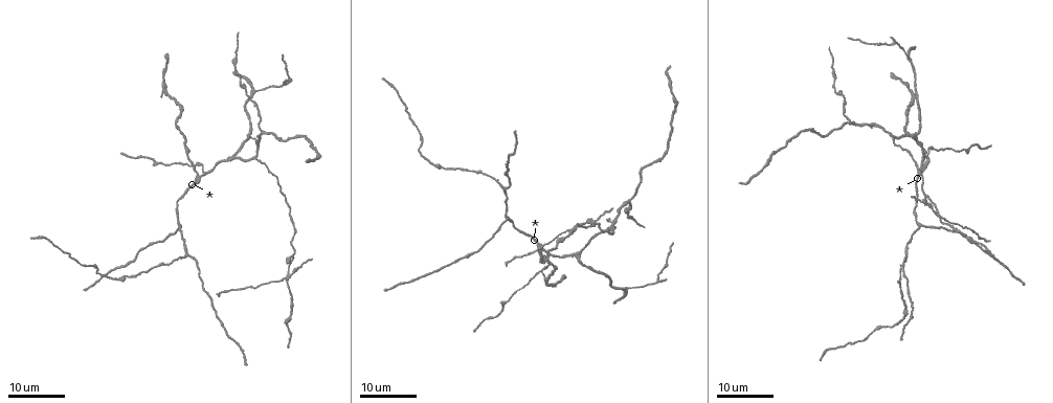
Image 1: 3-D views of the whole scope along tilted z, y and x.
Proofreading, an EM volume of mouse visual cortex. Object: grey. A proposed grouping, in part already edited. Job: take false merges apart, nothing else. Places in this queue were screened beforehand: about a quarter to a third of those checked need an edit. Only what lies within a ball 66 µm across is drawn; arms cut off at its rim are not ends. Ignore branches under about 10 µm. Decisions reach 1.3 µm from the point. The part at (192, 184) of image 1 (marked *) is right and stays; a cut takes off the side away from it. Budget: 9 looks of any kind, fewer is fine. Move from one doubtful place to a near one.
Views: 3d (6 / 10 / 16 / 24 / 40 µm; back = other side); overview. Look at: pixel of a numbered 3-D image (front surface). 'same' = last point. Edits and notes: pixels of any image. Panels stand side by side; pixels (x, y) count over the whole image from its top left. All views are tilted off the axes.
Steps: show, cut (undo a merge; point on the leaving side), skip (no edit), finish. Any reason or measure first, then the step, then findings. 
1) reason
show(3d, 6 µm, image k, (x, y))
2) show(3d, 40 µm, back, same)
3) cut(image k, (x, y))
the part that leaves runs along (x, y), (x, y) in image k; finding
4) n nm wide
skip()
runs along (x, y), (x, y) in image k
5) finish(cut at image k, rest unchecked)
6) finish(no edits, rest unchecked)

thin arm on a thick one
show(3d, 16 µm, image 1, (922, 166))

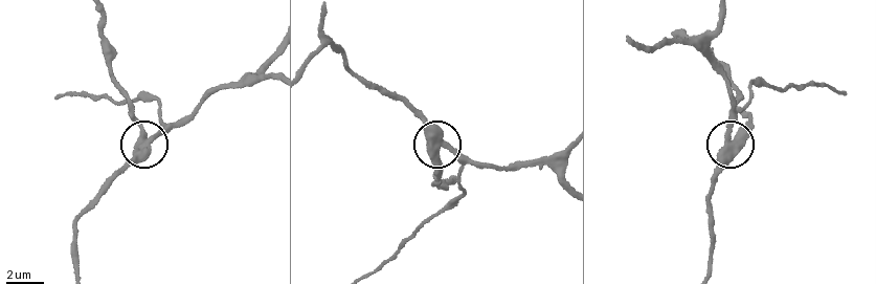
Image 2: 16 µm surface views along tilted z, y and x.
closer look
show(3d, 6 µm, image 2, (728, 138))

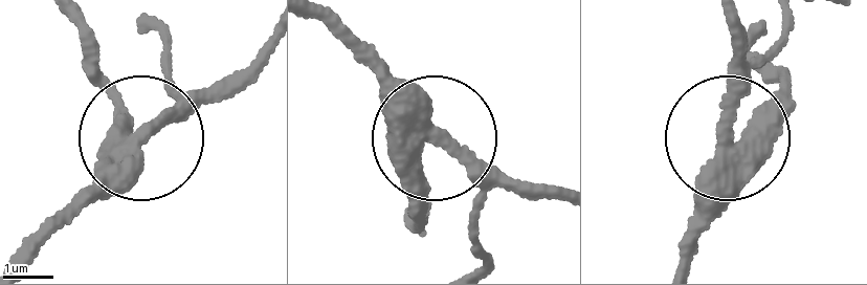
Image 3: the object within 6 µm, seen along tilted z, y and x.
3 arms
cut(image 3, (126, 126))
the part that leaves runs along (739, 167), (743, 126), (779, 83), (752, 36) in image 3; a second neuron is stuck on

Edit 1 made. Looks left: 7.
redraw
show(overview)

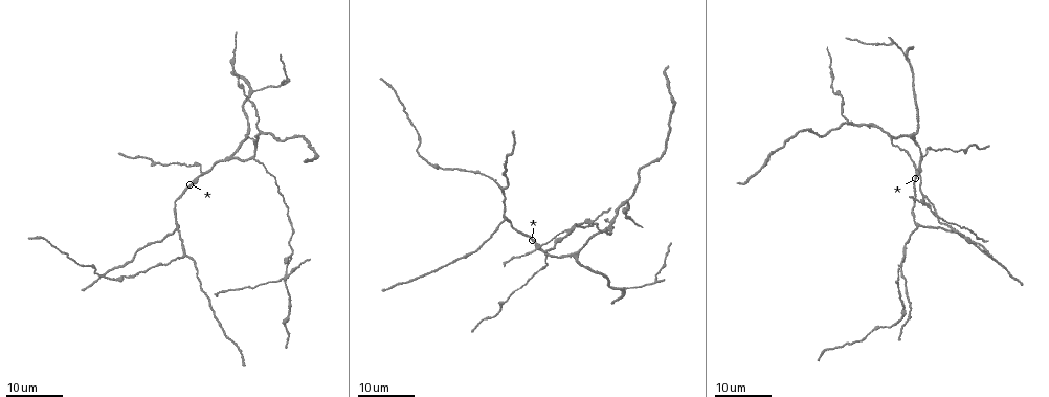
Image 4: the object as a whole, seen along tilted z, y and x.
three-way junction
show(3d, 24 µm, image 4, (253, 158))

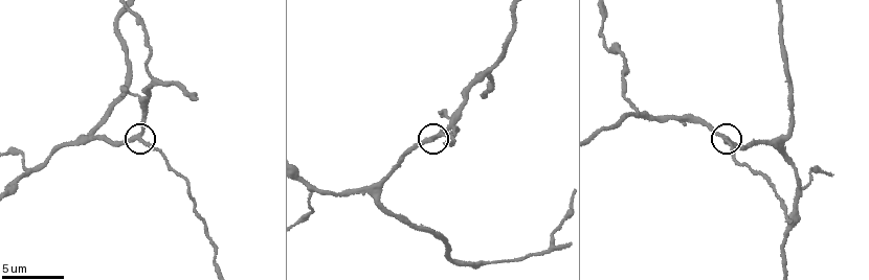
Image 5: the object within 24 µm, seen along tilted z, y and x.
closer look
show(3d, 10 µm, image 5, (435, 138))

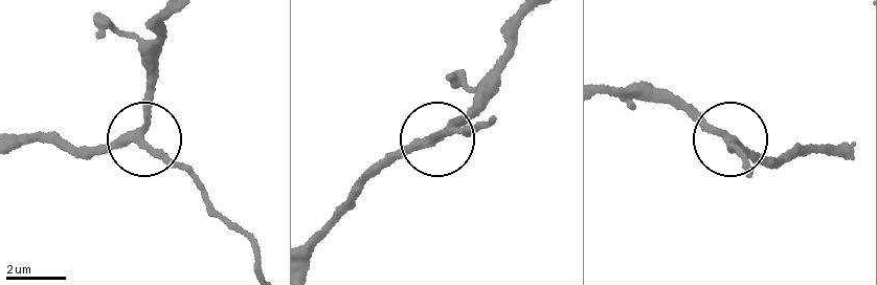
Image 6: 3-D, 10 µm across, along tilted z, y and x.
skip()
one neuron here

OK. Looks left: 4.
three arms meet
show(3d, 16 µm, image 4, (937, 216))

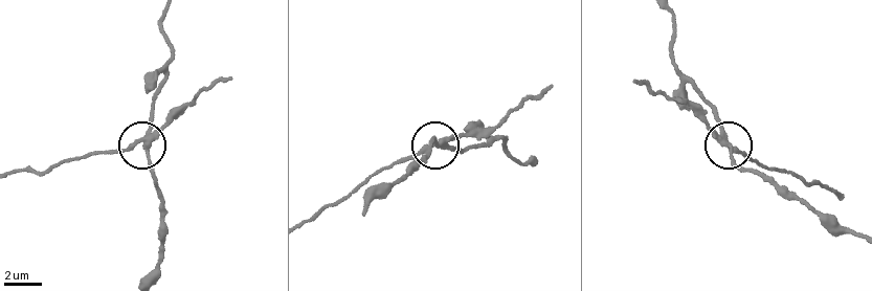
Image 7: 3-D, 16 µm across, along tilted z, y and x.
show(3d, 10 µm, image 7, (136, 144))

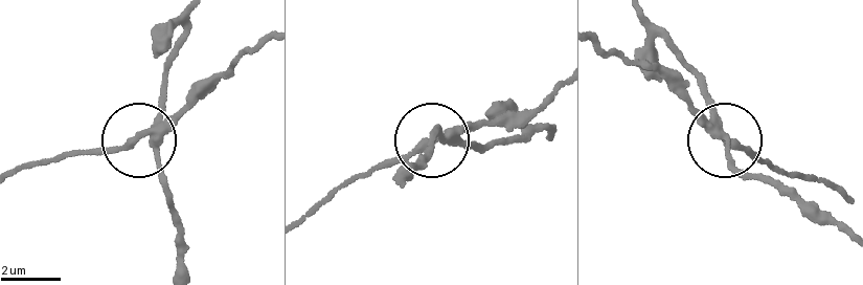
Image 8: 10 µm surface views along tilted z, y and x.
250 nm wide
cut(image 8, (191, 104))
the part that leaves runs along (155, 127), (115, 147), (14, 169) in image 8; two neurons meet here

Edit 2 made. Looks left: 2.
three arms meet
show(3d, 16 µm, image 5, (157, 83))

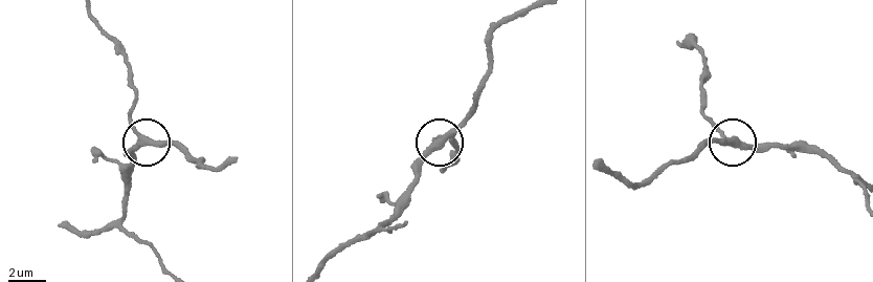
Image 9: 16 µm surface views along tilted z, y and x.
3 arms
skip()
runs along (69, 226), (119, 220), (130, 153), (146, 139), (132, 104) in image 9; all the same neuron

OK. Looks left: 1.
finish(cut at image 3, cut at image 8, rest unchecked)

